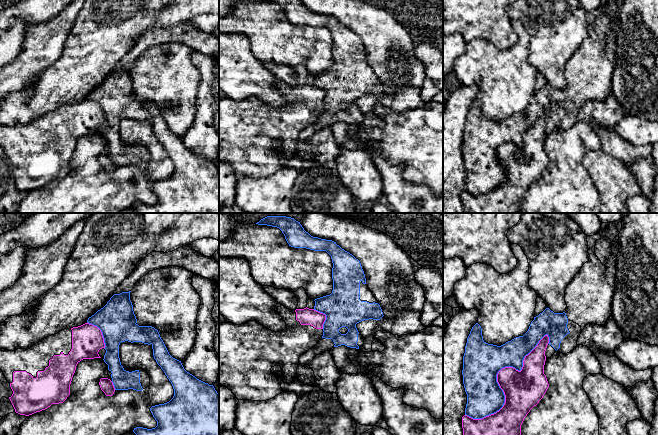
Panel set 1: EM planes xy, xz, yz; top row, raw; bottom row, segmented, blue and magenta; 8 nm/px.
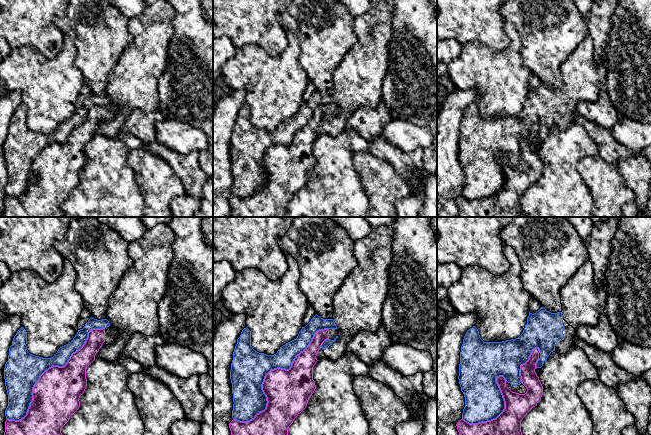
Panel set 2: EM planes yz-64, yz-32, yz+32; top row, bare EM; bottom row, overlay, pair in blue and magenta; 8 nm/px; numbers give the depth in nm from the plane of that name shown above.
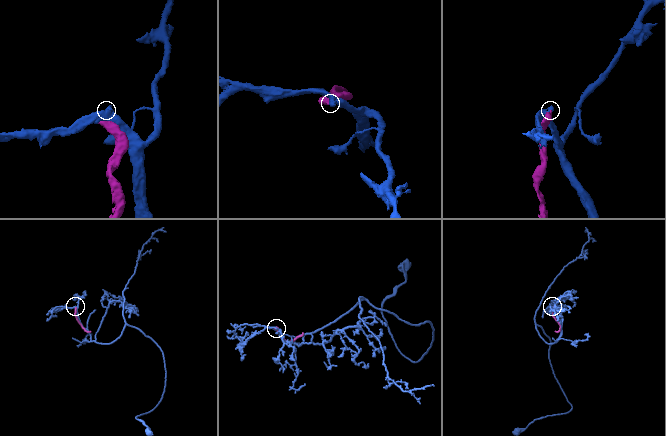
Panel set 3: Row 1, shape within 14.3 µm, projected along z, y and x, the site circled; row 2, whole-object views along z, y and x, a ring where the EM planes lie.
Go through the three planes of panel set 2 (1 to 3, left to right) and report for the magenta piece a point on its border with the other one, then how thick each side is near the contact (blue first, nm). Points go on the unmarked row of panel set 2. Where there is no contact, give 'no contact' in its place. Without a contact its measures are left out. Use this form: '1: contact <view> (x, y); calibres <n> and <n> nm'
1: contact yz-64 (48, 144); calibres 280 and 380 nm
2: contact yz-32 (269, 147); calibres 280 and 360 nm
3: contact yz+32 (501, 188); calibres 300 and 360 nm

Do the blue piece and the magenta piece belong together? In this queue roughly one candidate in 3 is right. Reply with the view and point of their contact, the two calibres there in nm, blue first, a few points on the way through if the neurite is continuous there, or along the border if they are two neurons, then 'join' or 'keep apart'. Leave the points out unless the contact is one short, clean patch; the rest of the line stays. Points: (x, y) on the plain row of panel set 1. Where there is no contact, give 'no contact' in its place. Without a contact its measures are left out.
yz (496, 155) | 300/320 nm | keep apart

